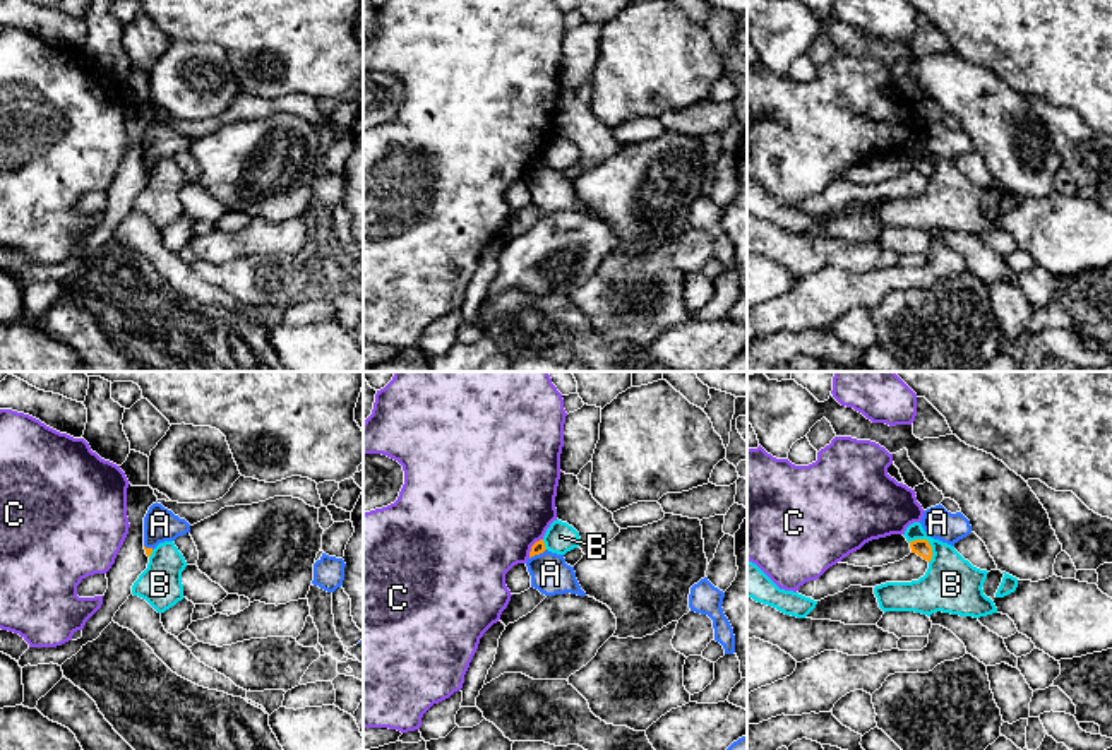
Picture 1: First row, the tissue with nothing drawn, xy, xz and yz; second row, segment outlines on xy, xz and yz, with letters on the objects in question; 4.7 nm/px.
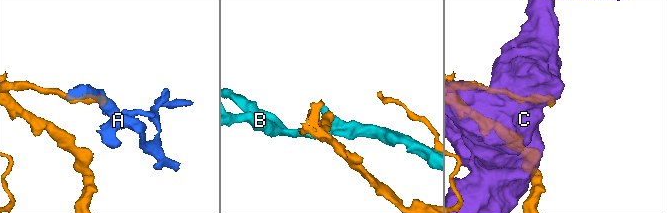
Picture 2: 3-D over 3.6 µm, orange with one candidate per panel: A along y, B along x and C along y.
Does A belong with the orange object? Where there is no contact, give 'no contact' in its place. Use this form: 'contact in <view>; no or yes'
contact in xz; no

